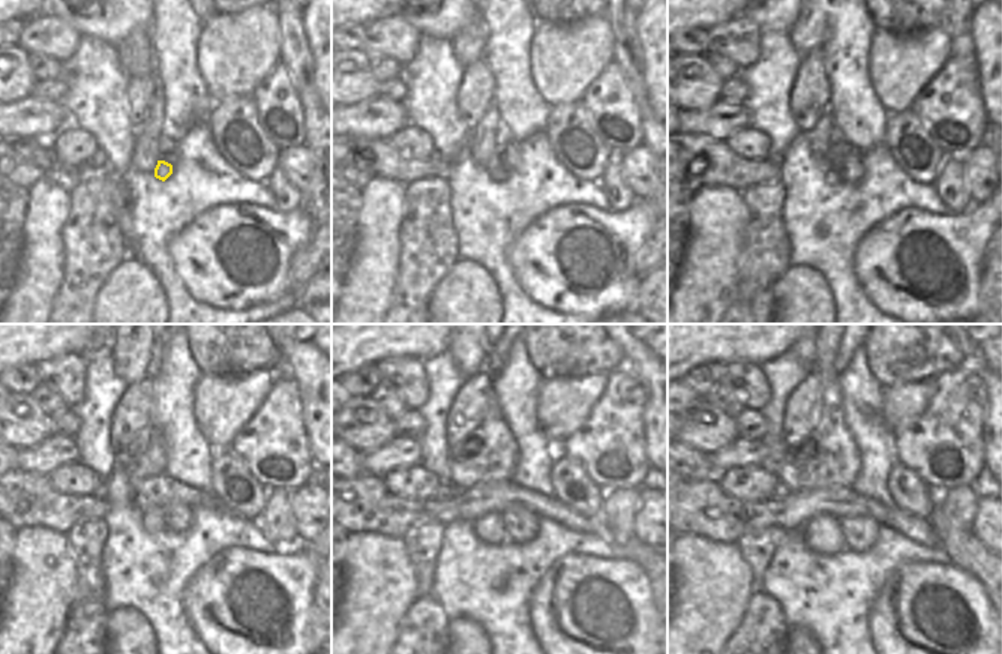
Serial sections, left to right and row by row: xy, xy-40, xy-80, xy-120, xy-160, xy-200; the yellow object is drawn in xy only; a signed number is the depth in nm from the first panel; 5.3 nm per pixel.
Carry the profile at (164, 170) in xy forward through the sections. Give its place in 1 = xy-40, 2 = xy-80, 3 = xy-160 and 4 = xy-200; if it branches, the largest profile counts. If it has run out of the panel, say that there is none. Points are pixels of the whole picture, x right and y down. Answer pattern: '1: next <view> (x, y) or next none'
1: next xy-40 (498, 173)
2: next xy-80 (831, 176)
3: next xy-160 (489, 527)
4: next xy-200 (822, 534)

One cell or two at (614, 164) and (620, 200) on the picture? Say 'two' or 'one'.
one

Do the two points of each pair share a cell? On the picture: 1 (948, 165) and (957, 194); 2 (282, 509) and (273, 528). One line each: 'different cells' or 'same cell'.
1: same cell
2: same cell

